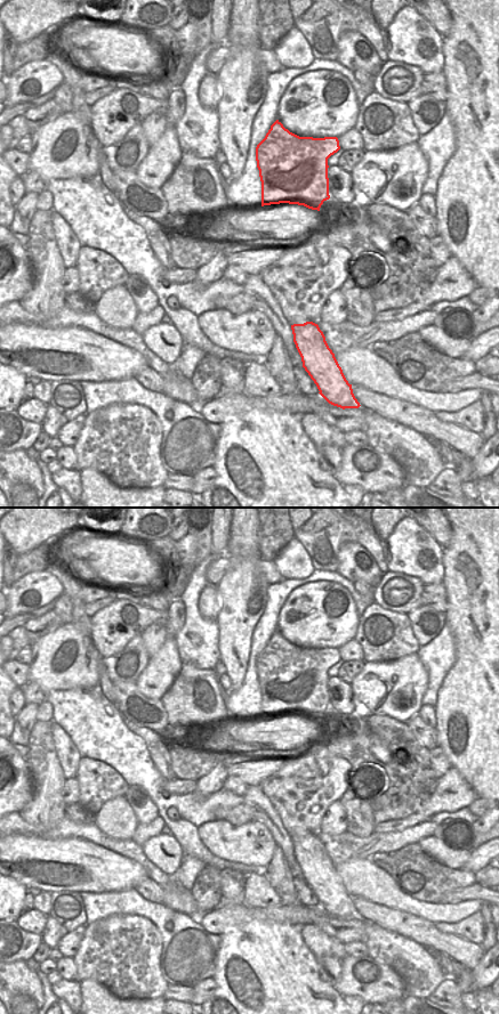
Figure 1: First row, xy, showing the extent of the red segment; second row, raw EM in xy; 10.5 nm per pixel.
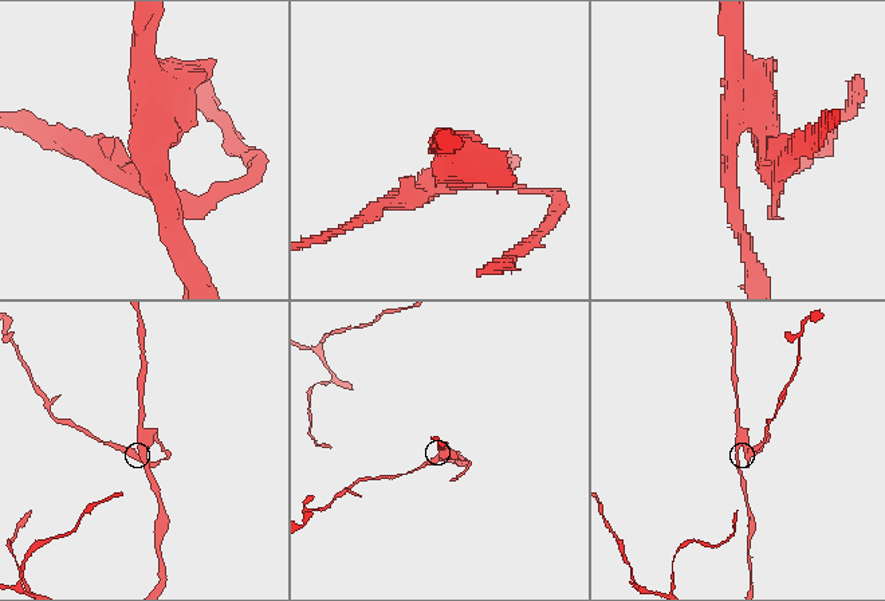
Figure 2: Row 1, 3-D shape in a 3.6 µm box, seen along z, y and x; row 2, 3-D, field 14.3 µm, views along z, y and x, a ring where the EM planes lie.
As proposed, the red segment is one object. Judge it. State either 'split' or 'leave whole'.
split

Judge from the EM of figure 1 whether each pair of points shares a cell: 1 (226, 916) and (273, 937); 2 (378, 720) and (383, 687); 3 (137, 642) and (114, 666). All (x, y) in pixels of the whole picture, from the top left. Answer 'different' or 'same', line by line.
1: different
2: different
3: same

